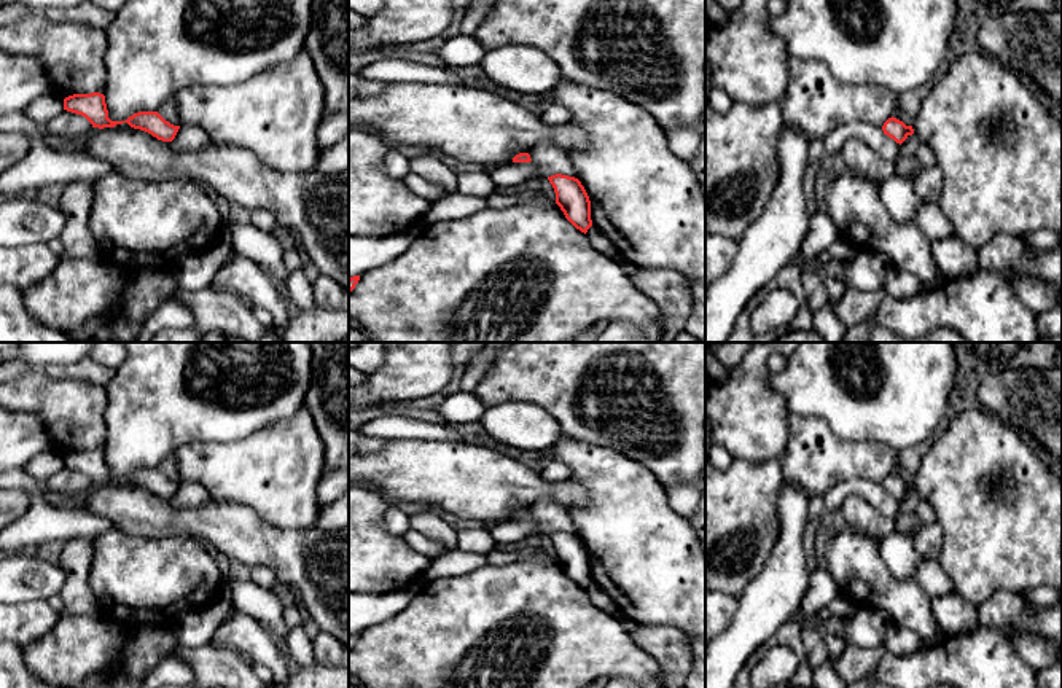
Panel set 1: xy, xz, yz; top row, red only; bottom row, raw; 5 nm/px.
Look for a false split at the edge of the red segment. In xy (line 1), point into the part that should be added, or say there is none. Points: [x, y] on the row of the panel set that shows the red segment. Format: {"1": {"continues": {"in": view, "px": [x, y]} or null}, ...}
{"1": {"continues": null}}

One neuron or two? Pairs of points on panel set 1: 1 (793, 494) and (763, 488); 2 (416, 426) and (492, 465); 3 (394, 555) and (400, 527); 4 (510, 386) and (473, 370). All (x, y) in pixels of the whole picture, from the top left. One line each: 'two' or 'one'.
1: two
2: two
3: two
4: two

